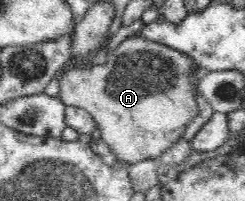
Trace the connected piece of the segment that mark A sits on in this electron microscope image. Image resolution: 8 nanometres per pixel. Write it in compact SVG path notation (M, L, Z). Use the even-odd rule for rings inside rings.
M138 34L122 41L106 58L102 65L67 71L60 81L61 101L86 109L93 116L118 164L160 158L199 115L195 97L200 79L195 73L201 67L187 54Z

